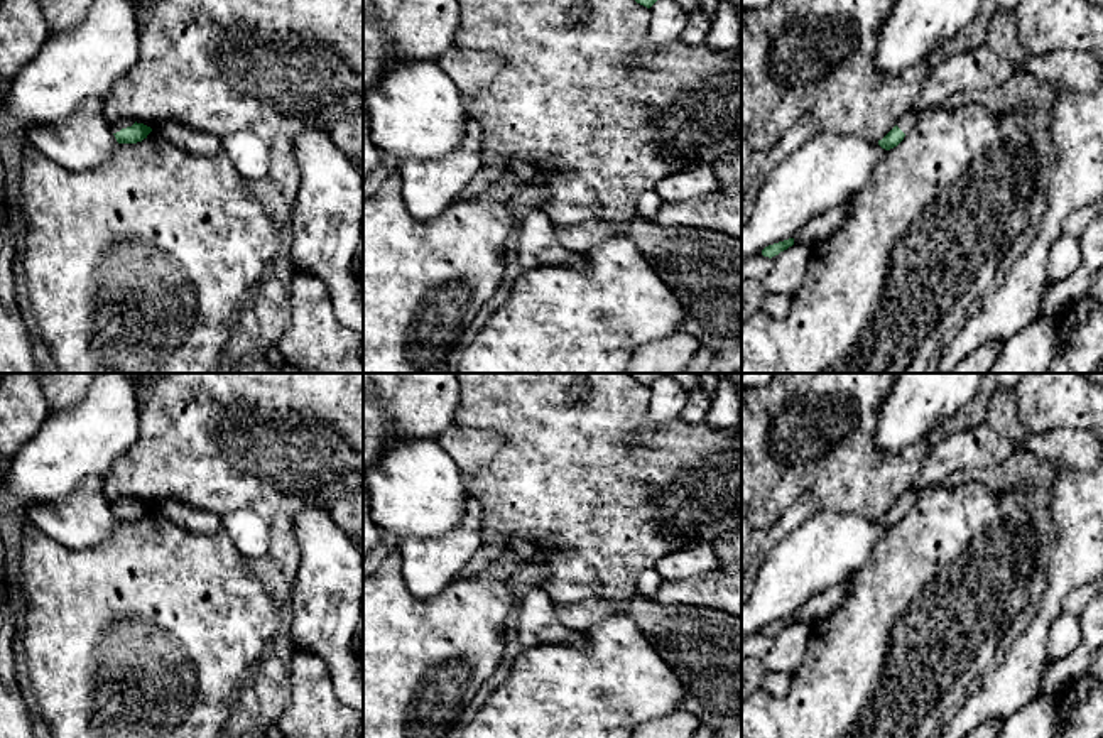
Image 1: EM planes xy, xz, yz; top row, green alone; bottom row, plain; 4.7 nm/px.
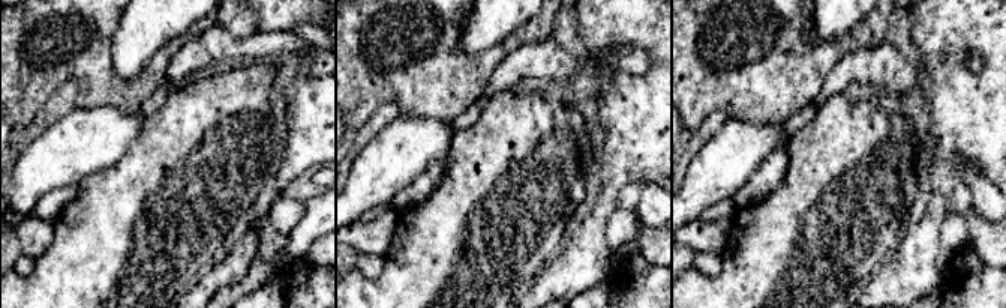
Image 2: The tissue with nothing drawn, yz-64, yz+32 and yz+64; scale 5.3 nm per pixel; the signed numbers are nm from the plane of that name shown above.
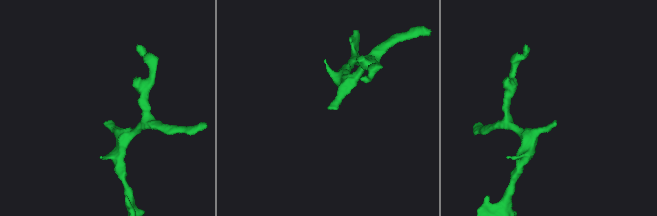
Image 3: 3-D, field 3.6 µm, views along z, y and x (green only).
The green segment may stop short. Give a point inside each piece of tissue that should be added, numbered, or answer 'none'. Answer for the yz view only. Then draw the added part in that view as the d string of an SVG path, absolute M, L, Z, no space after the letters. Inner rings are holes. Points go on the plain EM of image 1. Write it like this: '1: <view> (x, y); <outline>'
1: yz (907, 500); M909 488L907 491L904 491L899 500L897 500L897 505L907 513L910 512L917 500L919 500L919 493L921 490L916 490L916 488Z

